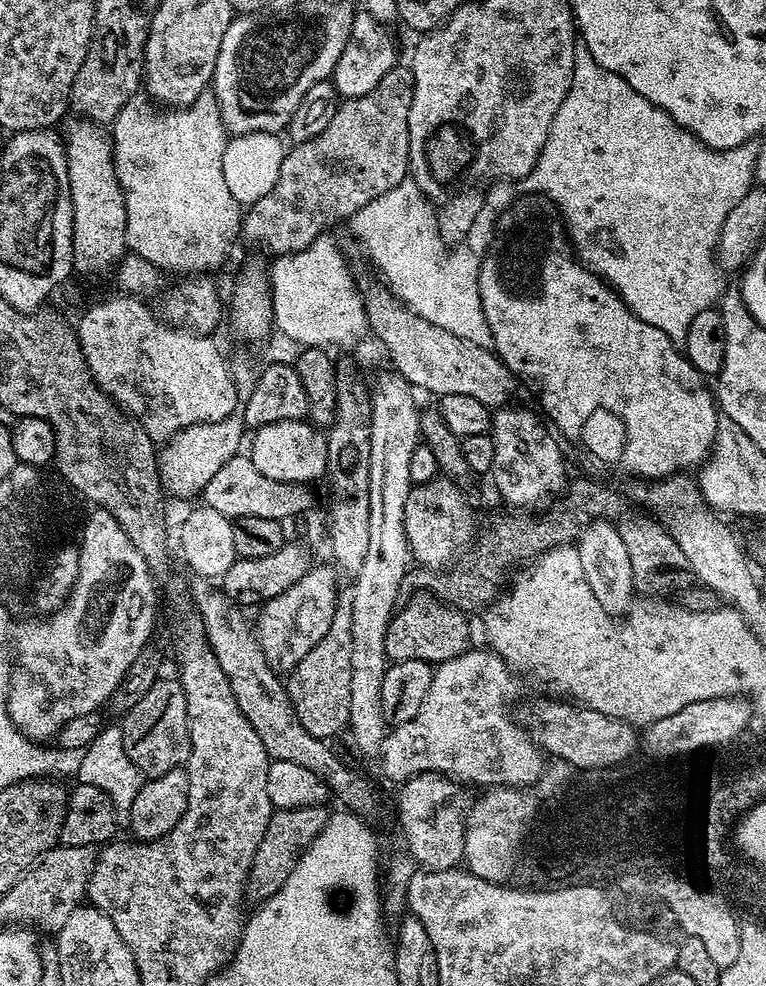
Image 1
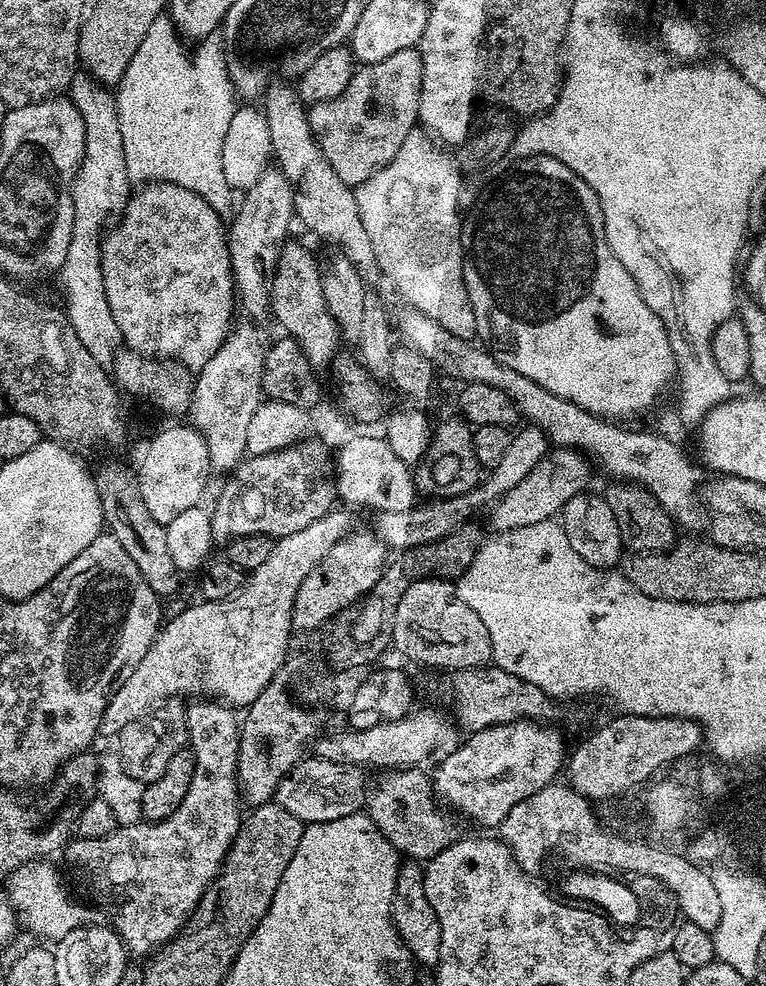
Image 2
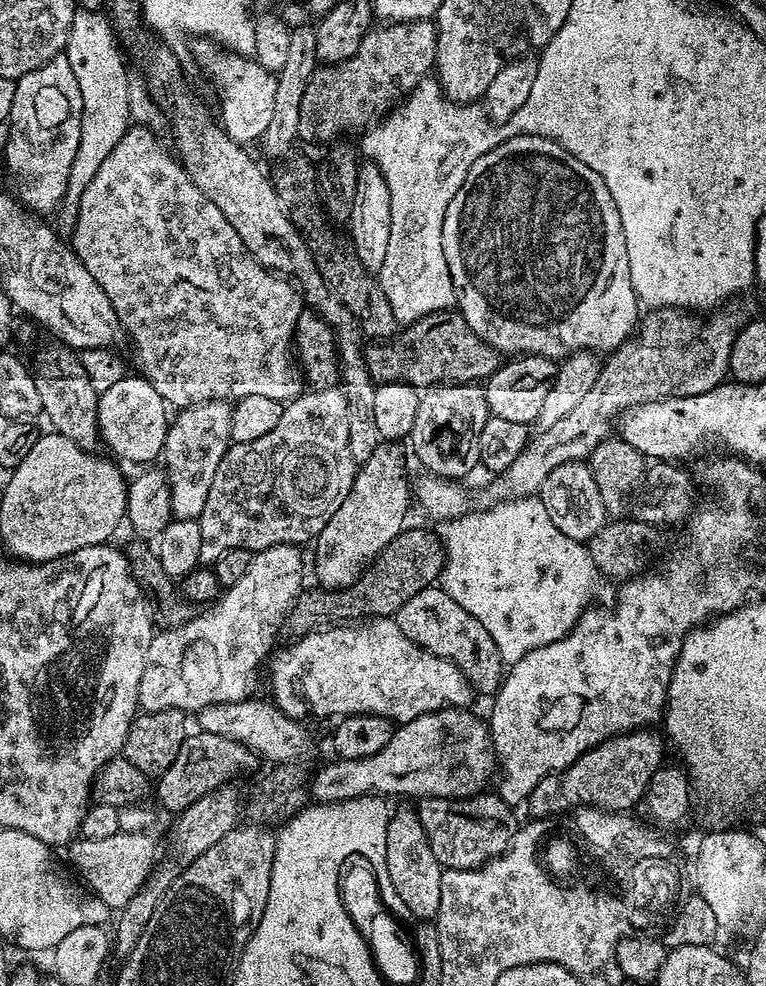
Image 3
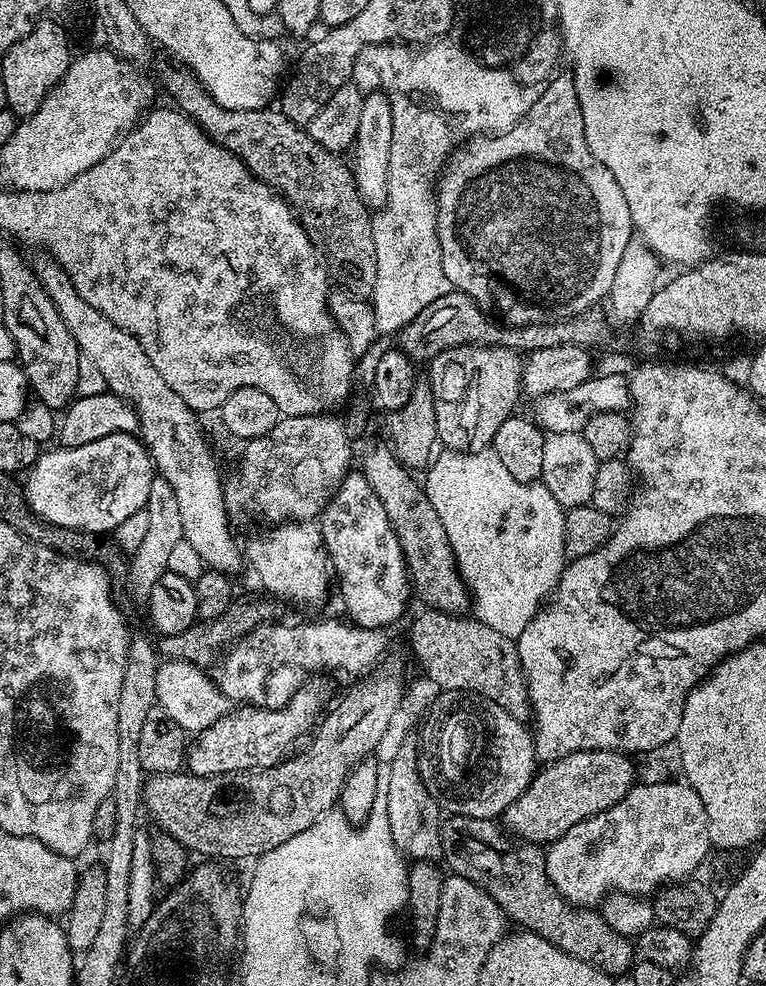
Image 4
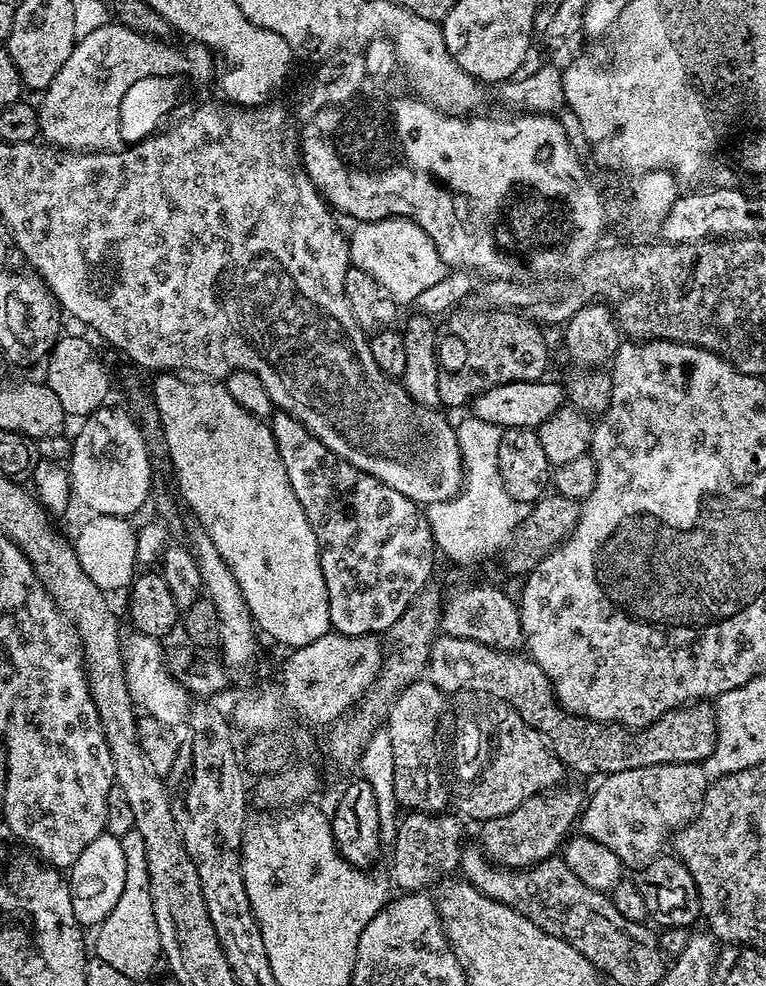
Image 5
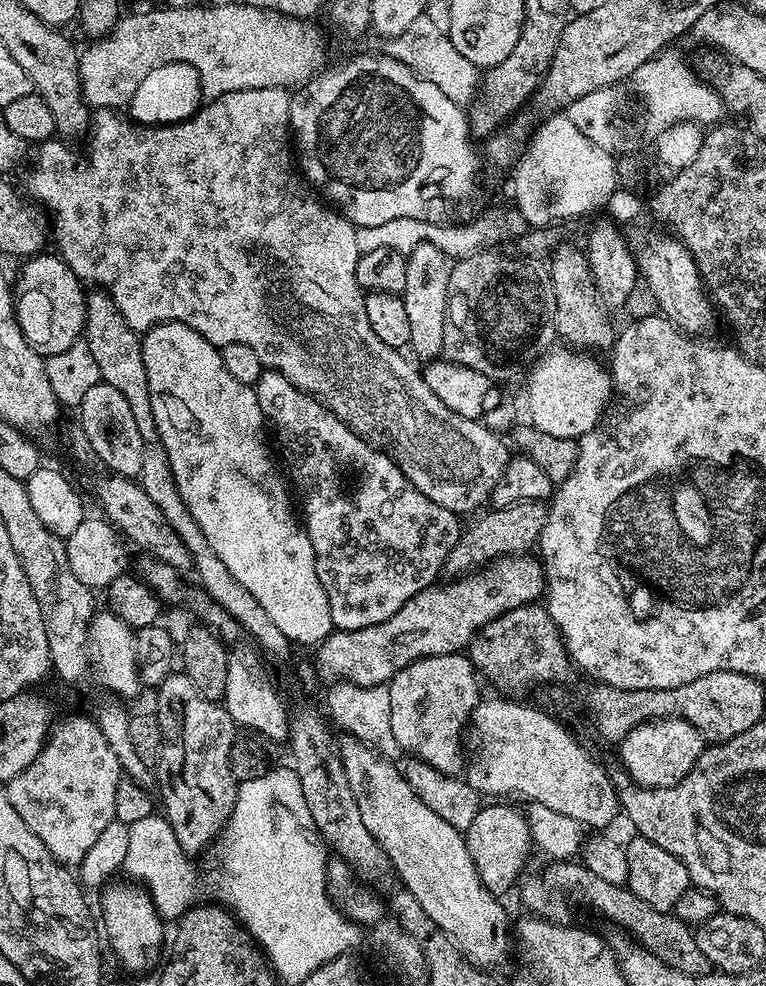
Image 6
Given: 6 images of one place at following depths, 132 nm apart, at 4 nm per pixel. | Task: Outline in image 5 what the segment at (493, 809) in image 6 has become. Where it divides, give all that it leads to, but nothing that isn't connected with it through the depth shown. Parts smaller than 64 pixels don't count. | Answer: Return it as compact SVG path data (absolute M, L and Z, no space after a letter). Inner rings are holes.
M557 786L551 789L550 794L526 798L526 802L522 802L522 806L514 806L514 810L510 810L510 814L498 814L498 818L483 821L479 825L480 840L478 840L478 844L479 847L484 849L485 856L493 864L513 870L533 868L535 864L541 864L544 860L553 859L561 851L564 841L569 839L570 833L573 831L571 828L574 828L586 803L585 793L580 793L576 788L564 787Z

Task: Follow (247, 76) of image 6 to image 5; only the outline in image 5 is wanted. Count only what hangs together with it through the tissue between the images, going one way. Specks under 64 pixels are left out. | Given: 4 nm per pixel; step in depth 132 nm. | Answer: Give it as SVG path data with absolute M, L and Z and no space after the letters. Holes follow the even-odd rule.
M109 22L89 27L85 36L79 37L70 54L66 58L62 70L54 74L54 82L43 89L38 111L40 120L39 135L51 147L69 152L118 152L123 140L122 109L132 90L132 80L140 80L140 76L148 76L148 72L192 72L190 81L208 80L215 70L217 61L212 49L205 44L185 43L185 48L175 48L164 38L144 36L140 32L130 30L125 24Z

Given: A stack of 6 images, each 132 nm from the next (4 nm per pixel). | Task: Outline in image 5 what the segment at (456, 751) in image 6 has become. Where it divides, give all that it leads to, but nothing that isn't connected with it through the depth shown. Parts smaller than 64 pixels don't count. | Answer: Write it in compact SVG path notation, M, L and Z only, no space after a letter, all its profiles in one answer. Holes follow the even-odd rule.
M427 678L416 680L402 694L396 696L396 702L388 712L386 731L389 736L390 750L394 752L394 792L401 809L408 808L412 812L430 812L440 814L450 804L450 788L440 777L440 768L436 765L436 727L440 724L440 715L446 712L446 696L438 686L434 686Z

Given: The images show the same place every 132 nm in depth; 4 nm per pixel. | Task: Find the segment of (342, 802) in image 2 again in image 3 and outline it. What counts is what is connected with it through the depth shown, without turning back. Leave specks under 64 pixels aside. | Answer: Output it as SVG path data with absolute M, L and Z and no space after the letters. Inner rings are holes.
M443 708L430 714L422 714L410 722L399 725L393 731L390 742L378 750L378 754L370 754L357 760L333 759L333 764L320 768L316 777L310 780L310 796L313 801L322 804L336 804L340 800L353 800L359 796L383 794L392 796L437 796L455 800L466 796L478 796L485 791L488 783L493 783L498 772L496 747L492 744L492 729L484 724L468 708Z

